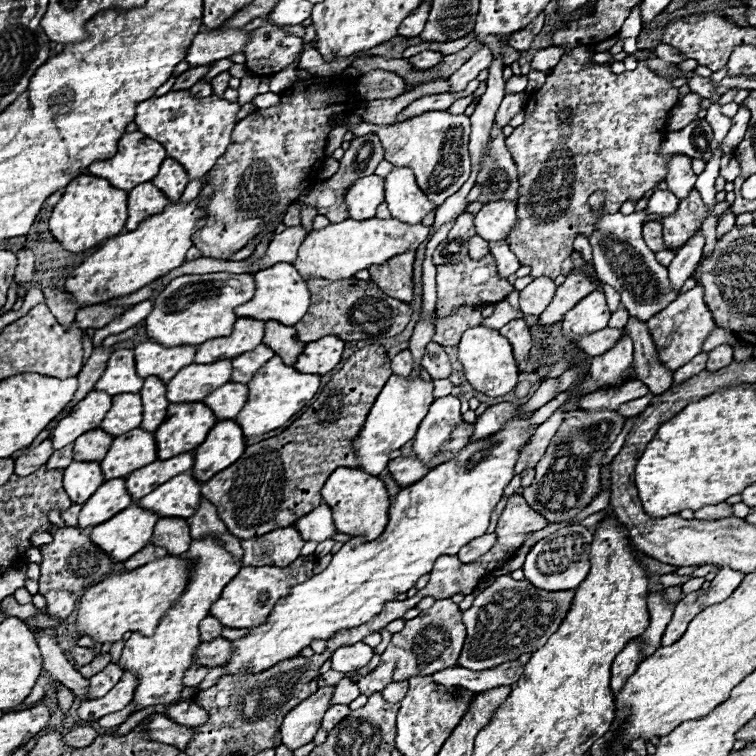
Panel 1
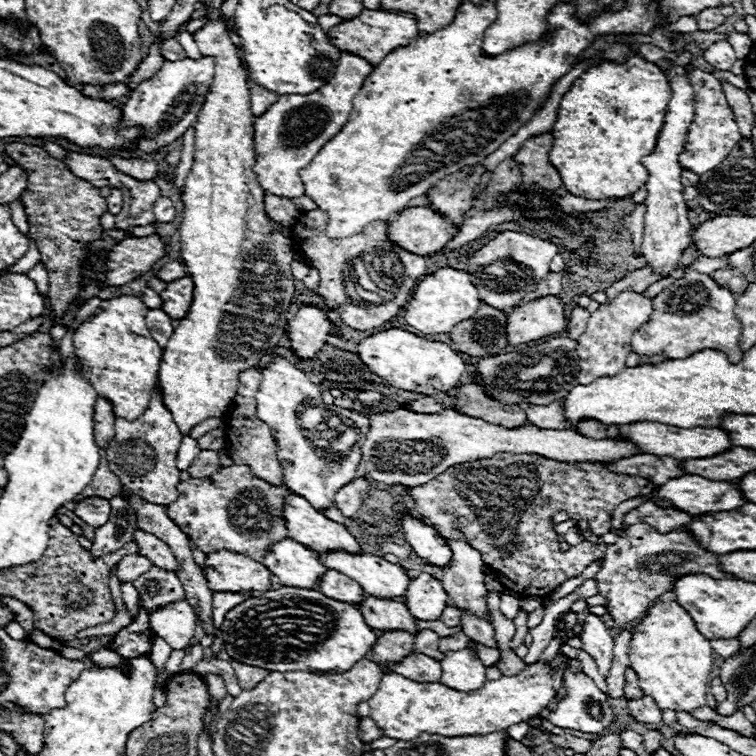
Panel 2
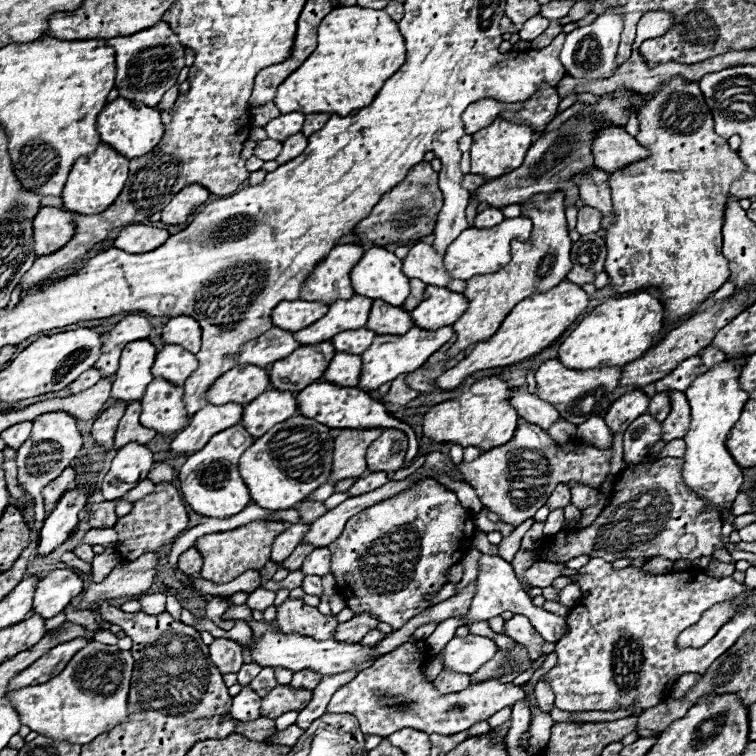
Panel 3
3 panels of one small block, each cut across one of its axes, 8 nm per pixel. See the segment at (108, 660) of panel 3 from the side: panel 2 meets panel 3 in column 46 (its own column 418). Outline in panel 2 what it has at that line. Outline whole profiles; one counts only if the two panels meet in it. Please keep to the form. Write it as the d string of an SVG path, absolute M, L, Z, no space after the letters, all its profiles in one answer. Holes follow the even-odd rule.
M566 658L560 666L560 672L554 676L550 664L530 664L518 676L500 676L498 680L486 680L482 688L470 690L468 694L452 690L442 682L416 682L390 672L382 676L380 690L368 700L370 718L388 738L396 740L412 740L422 732L440 736L492 734L538 716L548 706L550 698L562 698L566 694L562 688L562 672L566 664L582 672L582 666L572 658Z

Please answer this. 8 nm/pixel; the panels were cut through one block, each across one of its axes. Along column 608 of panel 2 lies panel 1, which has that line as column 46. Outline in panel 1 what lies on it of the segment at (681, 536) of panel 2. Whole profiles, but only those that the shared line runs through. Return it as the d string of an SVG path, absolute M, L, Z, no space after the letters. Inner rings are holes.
M58 528L54 532L54 540L40 548L42 564L40 564L40 578L38 578L38 594L46 598L44 612L52 620L66 620L74 610L76 602L82 598L84 590L90 588L94 582L104 580L112 570L112 560L90 542L88 534L92 528Z

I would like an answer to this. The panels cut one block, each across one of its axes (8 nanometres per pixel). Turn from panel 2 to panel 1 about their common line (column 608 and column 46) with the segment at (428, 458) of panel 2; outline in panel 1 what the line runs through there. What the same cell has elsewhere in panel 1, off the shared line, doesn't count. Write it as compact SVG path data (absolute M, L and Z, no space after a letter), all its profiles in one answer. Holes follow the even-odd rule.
M44 440L40 446L32 448L30 452L22 454L16 458L16 474L18 476L28 476L32 472L36 472L40 466L44 466L48 462L48 458L52 456L54 448L52 448L52 442L50 440Z

